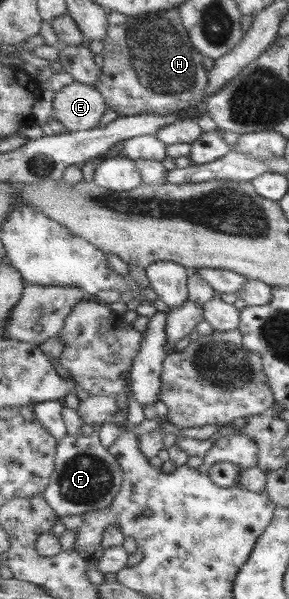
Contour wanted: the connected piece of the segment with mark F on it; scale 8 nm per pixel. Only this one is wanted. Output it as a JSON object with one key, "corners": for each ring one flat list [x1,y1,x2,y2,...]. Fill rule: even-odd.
{"corners":[[97,433,87,436,81,434,77,438,67,435,60,439,56,463,57,467,43,496,58,517,110,508,123,486,124,470,108,448,100,443]]}

